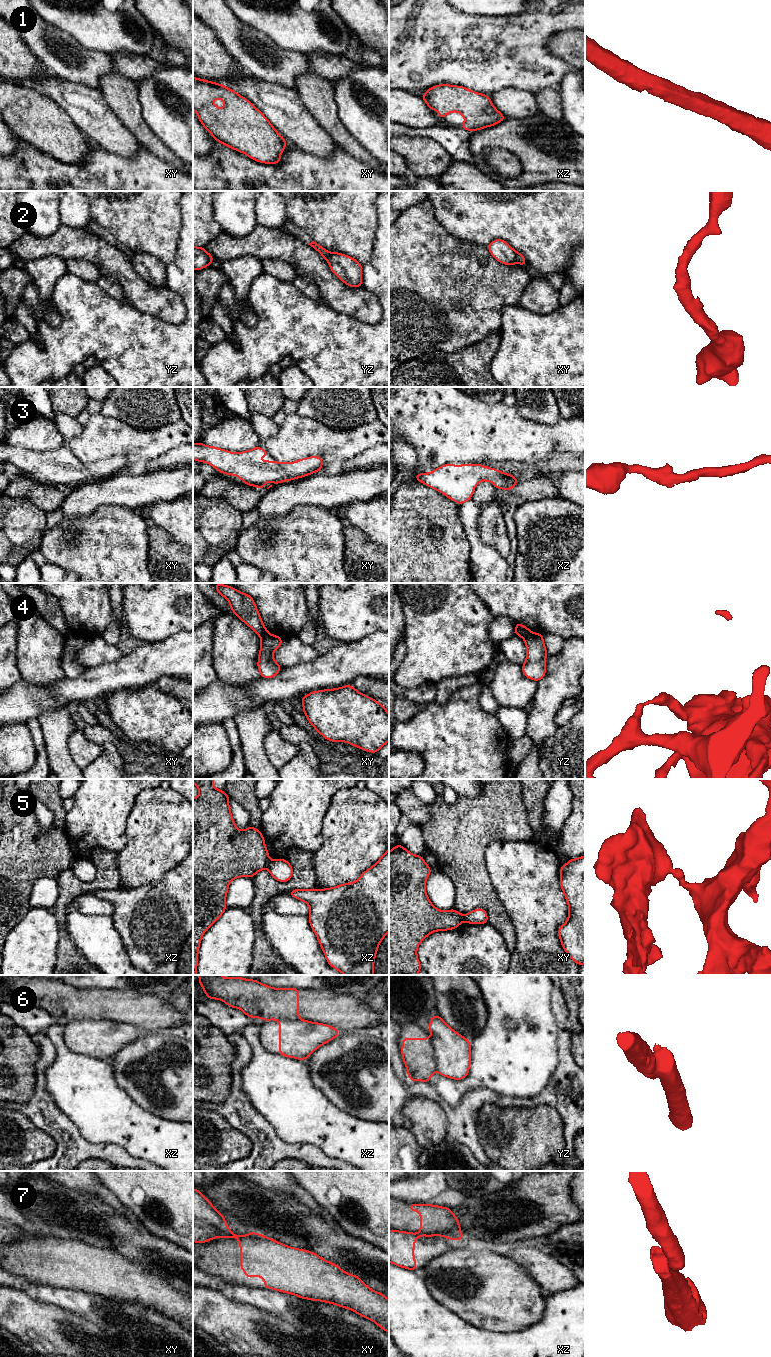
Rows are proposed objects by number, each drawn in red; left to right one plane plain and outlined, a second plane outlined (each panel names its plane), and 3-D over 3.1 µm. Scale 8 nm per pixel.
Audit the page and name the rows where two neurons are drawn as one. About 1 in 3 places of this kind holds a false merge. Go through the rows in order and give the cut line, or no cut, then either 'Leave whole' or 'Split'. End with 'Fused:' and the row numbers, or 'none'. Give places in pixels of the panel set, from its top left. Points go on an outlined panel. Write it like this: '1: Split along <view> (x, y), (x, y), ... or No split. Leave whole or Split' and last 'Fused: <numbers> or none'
1: No split. Leave whole
2: Split along xy (515, 252), (518, 262). Split
3: No split. Leave whole
4: Split along yz (532, 632), (523, 638). Split
5: Split along xz (270, 861), (266, 867). Split
6: Split along yz (430, 1039), (436, 1070). Split
7: Split along xz (420, 1232), (436, 1233), (439, 1235). Split
Fused: 2, 4, 5, 6, 7

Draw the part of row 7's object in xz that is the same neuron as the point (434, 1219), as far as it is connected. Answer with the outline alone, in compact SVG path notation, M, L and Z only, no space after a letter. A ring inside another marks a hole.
M413 1203L408 1209L420 1212L420 1233L437 1234L453 1241L464 1240L458 1218L451 1208Z

